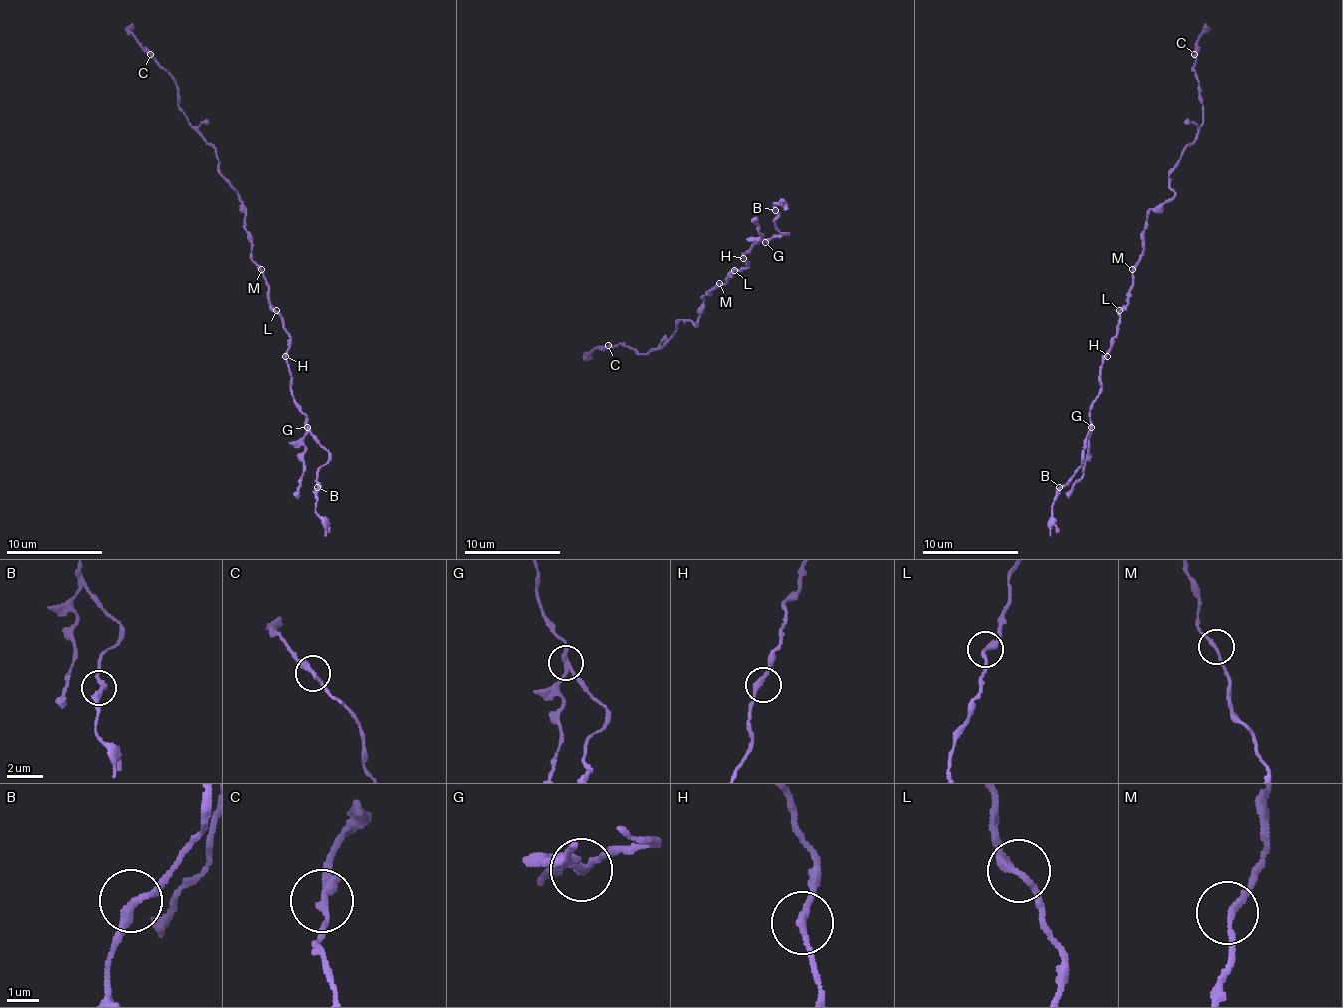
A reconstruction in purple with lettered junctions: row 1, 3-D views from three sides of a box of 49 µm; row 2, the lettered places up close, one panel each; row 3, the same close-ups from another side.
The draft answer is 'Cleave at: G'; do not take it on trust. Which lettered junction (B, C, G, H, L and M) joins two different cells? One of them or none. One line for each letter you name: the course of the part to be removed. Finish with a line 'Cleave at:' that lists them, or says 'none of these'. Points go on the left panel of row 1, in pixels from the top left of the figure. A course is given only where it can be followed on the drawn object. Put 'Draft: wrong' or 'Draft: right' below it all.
G: Course of the part to remove: (307, 426), (298, 499)
Cleave at: G
Draft: right

